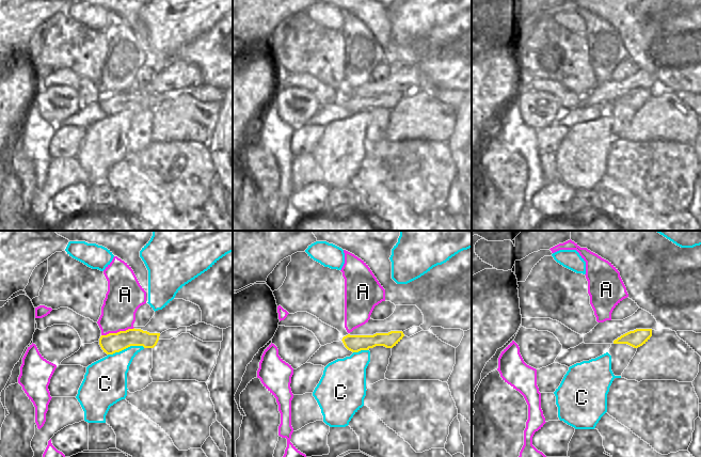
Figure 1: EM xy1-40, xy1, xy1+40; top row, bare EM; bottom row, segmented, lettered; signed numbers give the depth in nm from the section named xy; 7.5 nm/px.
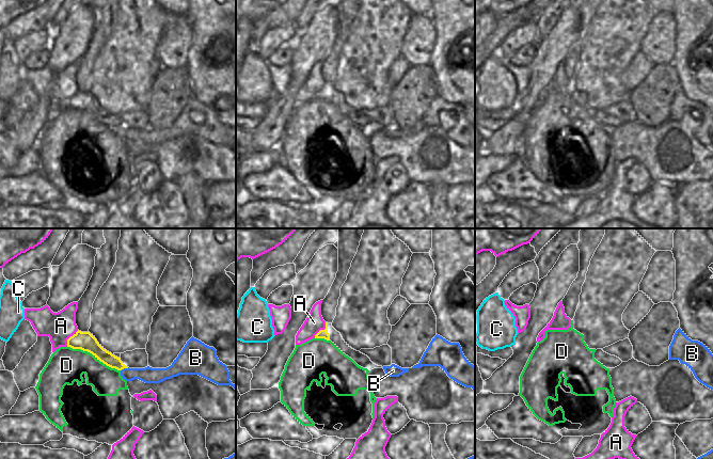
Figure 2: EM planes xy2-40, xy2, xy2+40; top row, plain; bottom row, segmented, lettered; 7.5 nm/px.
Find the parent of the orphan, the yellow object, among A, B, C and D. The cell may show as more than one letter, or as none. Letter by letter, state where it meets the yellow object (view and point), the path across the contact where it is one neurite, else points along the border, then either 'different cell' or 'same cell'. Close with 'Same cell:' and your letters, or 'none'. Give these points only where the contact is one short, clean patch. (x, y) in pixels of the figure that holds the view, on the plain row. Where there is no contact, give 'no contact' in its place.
A: contact xy1-40 (117, 93); different cell
B: contact xy2-40 (124, 128); border xy2-40 (128, 128), (124, 128), (121, 131); different cell
C: contact xy1-40 (126, 108); different cell
D: contact xy2-40 (94, 115); border xy2-40 (67, 107), (74, 110), (86, 111), (107, 126), (120, 131); different cell
Same cell: none

